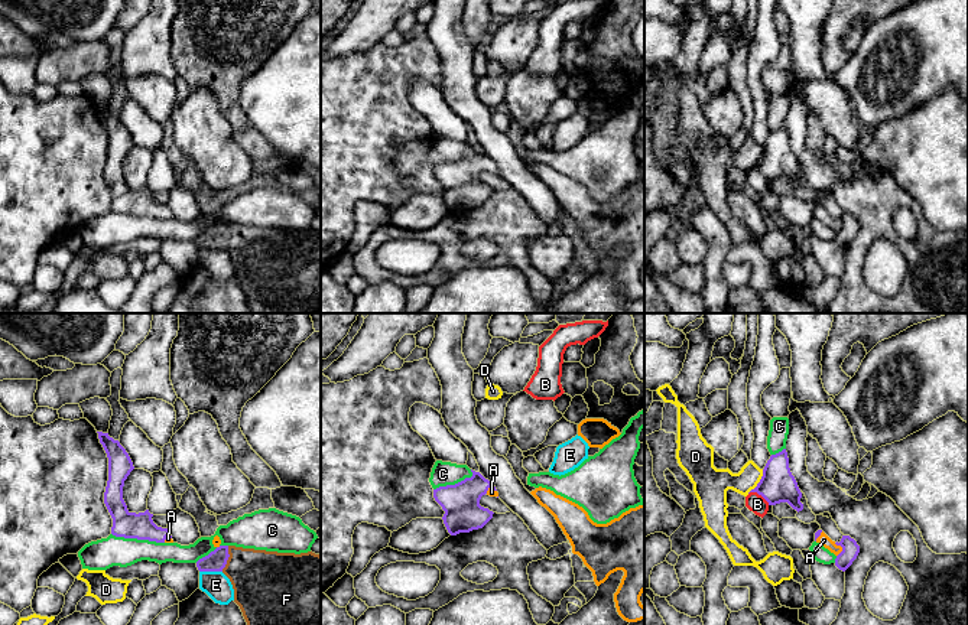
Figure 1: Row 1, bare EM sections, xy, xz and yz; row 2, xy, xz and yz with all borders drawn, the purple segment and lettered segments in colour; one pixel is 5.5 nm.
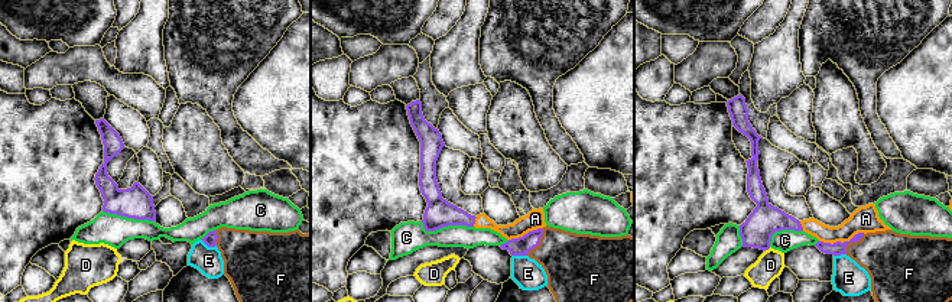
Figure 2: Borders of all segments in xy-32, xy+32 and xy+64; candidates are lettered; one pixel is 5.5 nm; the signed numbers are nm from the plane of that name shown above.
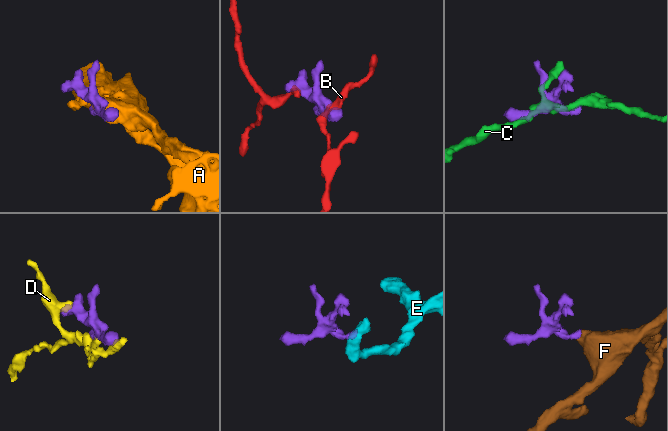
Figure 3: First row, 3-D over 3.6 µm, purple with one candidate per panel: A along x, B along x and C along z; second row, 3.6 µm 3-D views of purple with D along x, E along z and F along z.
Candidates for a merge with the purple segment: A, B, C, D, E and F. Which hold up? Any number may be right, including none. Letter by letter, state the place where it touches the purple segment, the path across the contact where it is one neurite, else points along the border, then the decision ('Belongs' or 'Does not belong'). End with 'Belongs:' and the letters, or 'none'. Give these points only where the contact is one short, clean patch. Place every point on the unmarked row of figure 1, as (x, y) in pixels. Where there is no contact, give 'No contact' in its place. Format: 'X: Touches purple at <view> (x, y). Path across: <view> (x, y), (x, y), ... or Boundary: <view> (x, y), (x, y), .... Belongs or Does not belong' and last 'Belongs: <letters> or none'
A: Touches purple at yz (843, 225). Boundary: yz (834, 220), (841, 224), (837, 233). Does not belong
B: Touches purple at yz (759, 171). Boundary: yz (749, 169), (757, 169), (769, 181). Does not belong
C: Touches purple at xy (137, 215). Does not belong
D: Touches purple at yz (759, 159). Does not belong
E: Touches purple at xy (211, 247). Boundary: xy (200, 247), (221, 248). Does not belong
F: Touches purple at xy (227, 235). Path across: xy (215, 237), (227, 235), (246, 244), (265, 260). Belongs
Belongs: F

